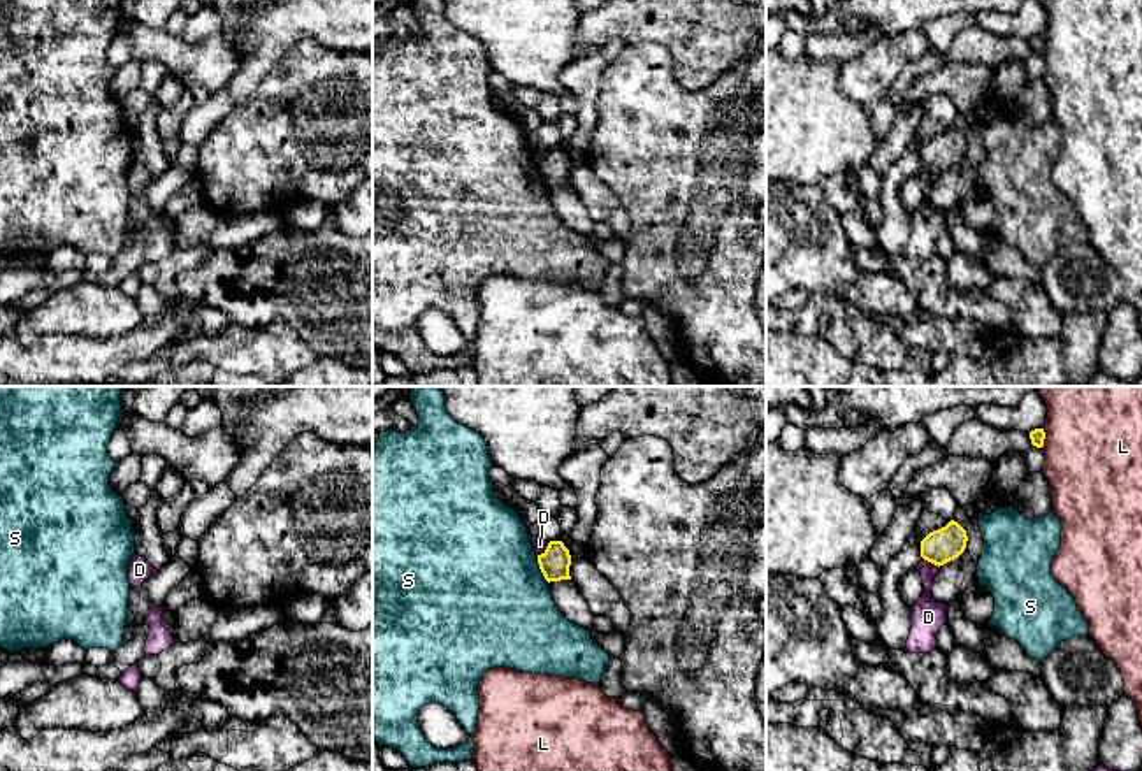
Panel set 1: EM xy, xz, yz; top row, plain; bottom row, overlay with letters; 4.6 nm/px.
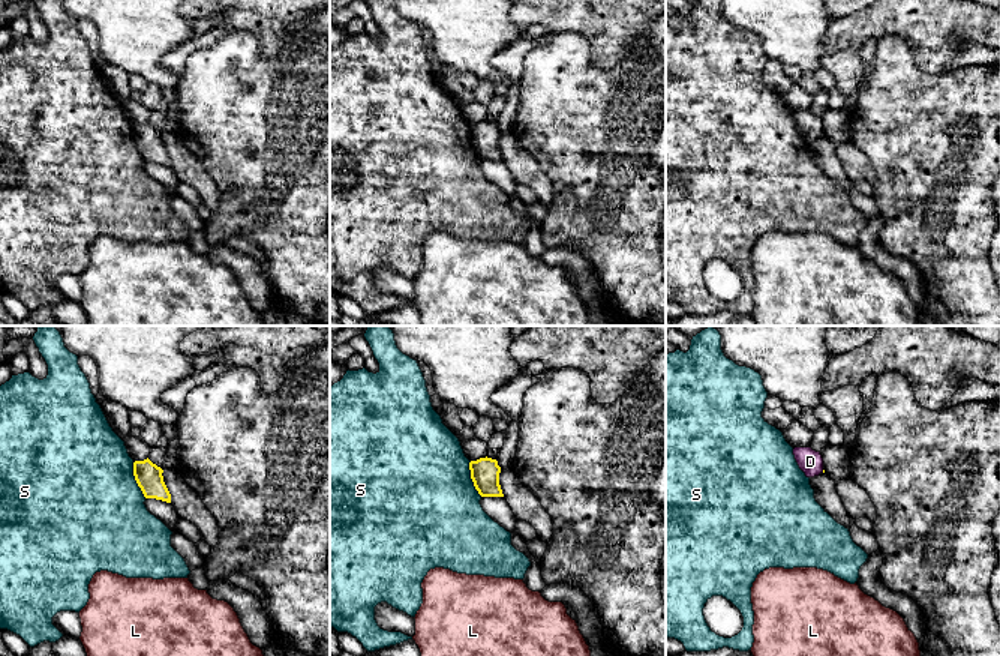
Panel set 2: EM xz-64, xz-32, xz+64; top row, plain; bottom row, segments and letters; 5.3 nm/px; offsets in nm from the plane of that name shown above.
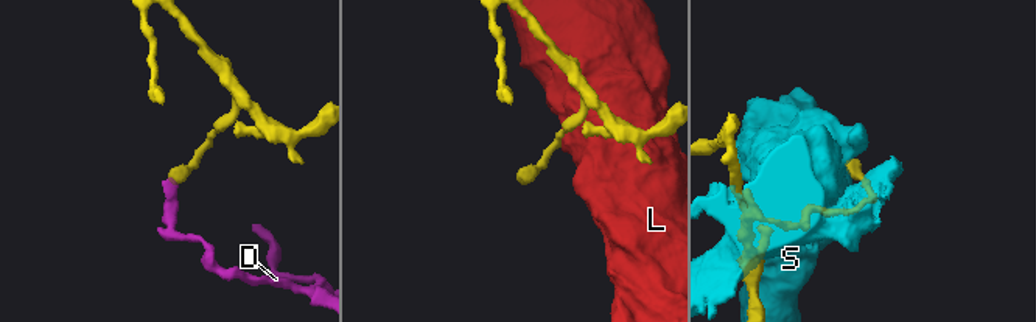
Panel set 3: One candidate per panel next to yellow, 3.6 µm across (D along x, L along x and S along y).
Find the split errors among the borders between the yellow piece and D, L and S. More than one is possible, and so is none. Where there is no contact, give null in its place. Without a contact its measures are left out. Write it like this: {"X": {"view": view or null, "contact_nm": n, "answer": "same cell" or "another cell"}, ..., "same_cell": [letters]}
{"D": {"view": "xz", "contact_nm": 80, "answer": "another cell"}, "L": {"view": "yz", "contact_nm": 90, "answer": "another cell"}, "S": {"view": "xz", "contact_nm": 140, "answer": "another cell"}, "same_cell": []}

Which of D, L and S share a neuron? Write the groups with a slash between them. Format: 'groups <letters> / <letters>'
groups D / L / S

